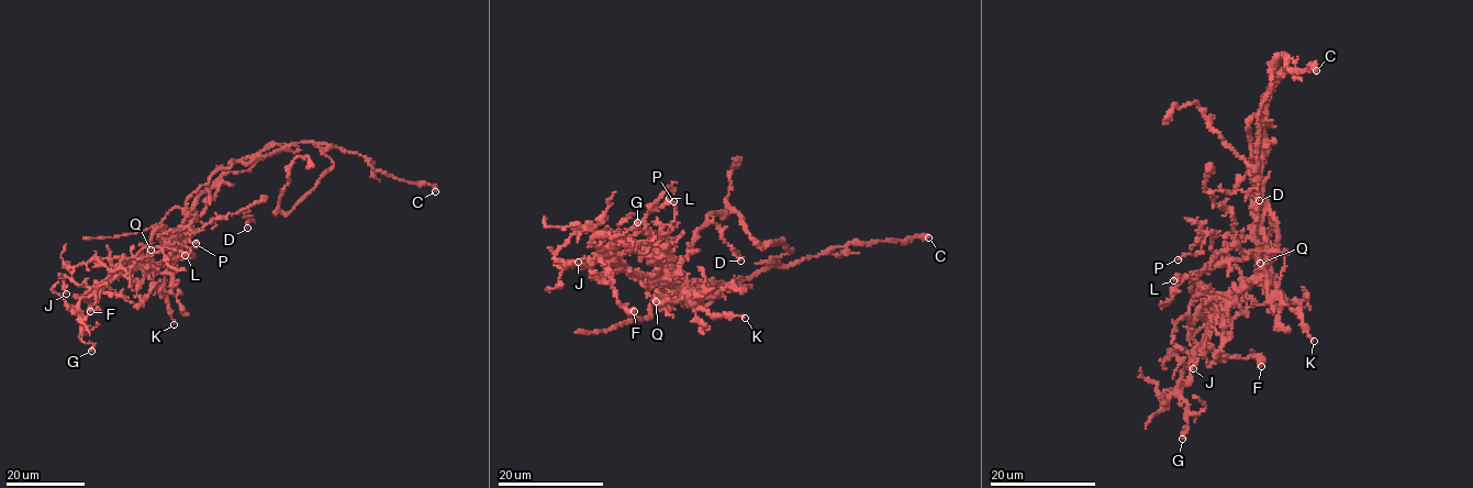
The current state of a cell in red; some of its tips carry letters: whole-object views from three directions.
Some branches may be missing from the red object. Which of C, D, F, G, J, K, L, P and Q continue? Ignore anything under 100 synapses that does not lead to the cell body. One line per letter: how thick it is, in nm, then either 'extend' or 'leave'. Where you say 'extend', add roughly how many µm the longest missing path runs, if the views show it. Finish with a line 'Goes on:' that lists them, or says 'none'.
C: calibre 480 nm; leave
D: calibre 110 nm; leave
F: calibre 550 nm; leave
G: calibre 110 nm; leave
J: calibre 150 nm; leave
K: calibre 190 nm; leave
L: calibre 170 nm; leave
P: calibre 110 nm; leave
Q: calibre 110 nm; leave
Goes on: none

